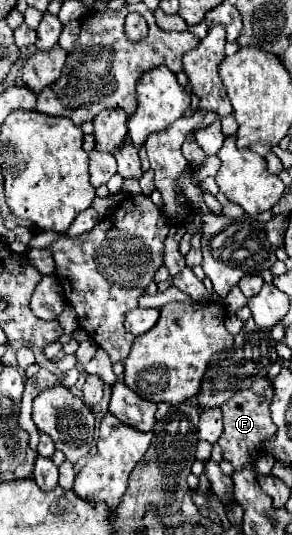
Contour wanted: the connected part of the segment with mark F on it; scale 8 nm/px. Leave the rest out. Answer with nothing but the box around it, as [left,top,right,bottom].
[218,377,276,471]

